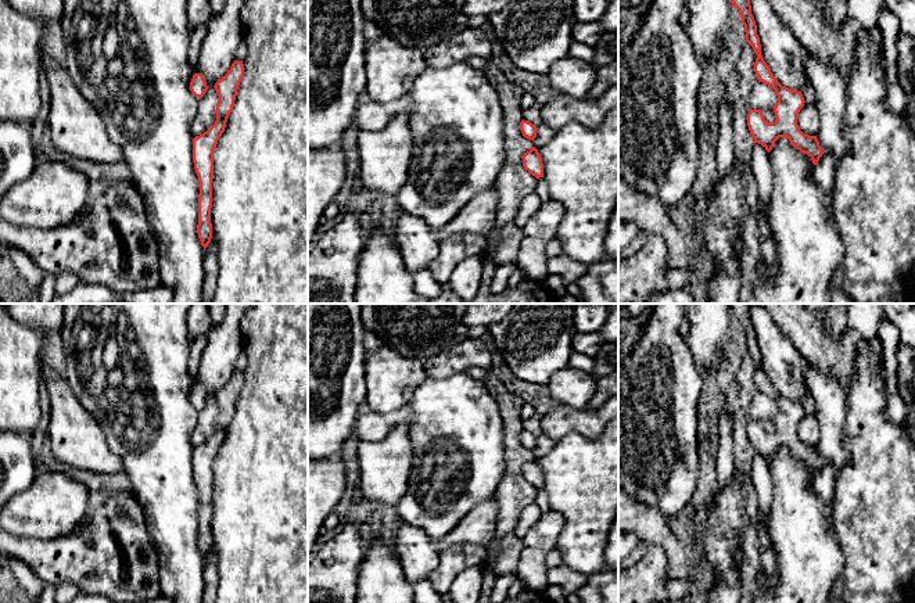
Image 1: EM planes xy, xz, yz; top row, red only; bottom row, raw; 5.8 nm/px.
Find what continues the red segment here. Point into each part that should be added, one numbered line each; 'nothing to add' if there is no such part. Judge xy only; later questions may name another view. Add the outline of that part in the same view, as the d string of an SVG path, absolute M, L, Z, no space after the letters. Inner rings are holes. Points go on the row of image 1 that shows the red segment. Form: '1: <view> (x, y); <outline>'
nothing to add

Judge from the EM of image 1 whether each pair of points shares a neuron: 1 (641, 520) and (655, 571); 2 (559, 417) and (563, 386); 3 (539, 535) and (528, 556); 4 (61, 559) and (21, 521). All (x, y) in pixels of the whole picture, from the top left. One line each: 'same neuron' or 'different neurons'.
1: different neurons
2: different neurons
3: same neuron
4: different neurons

